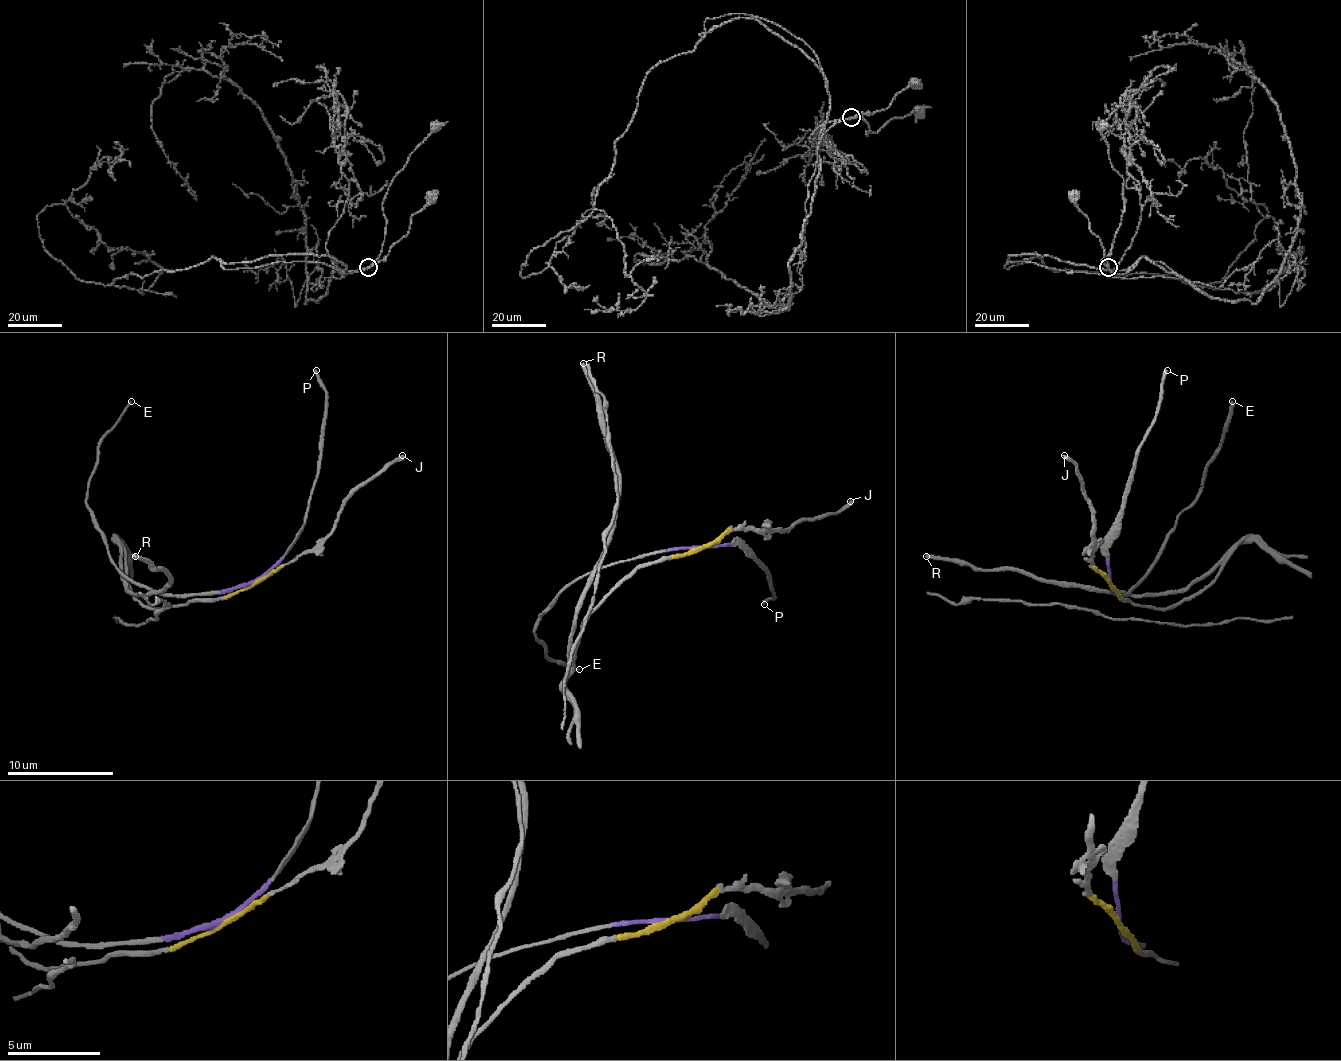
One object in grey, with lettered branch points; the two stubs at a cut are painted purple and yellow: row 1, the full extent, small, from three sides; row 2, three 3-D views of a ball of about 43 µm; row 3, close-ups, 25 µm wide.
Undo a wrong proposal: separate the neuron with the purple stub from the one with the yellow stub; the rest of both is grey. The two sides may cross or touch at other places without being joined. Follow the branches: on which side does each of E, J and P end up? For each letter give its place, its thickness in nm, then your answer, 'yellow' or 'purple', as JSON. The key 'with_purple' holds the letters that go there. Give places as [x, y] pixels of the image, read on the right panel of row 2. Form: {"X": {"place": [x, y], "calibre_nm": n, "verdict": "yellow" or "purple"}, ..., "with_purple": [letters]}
{"E": {"place": [1232, 401], "calibre_nm": 200, "verdict": "purple"}, "J": {"place": [1064, 455], "calibre_nm": 280, "verdict": "yellow"}, "P": {"place": [1167, 370], "calibre_nm": 240, "verdict": "purple"}, "with_purple": ["E", "P"]}

